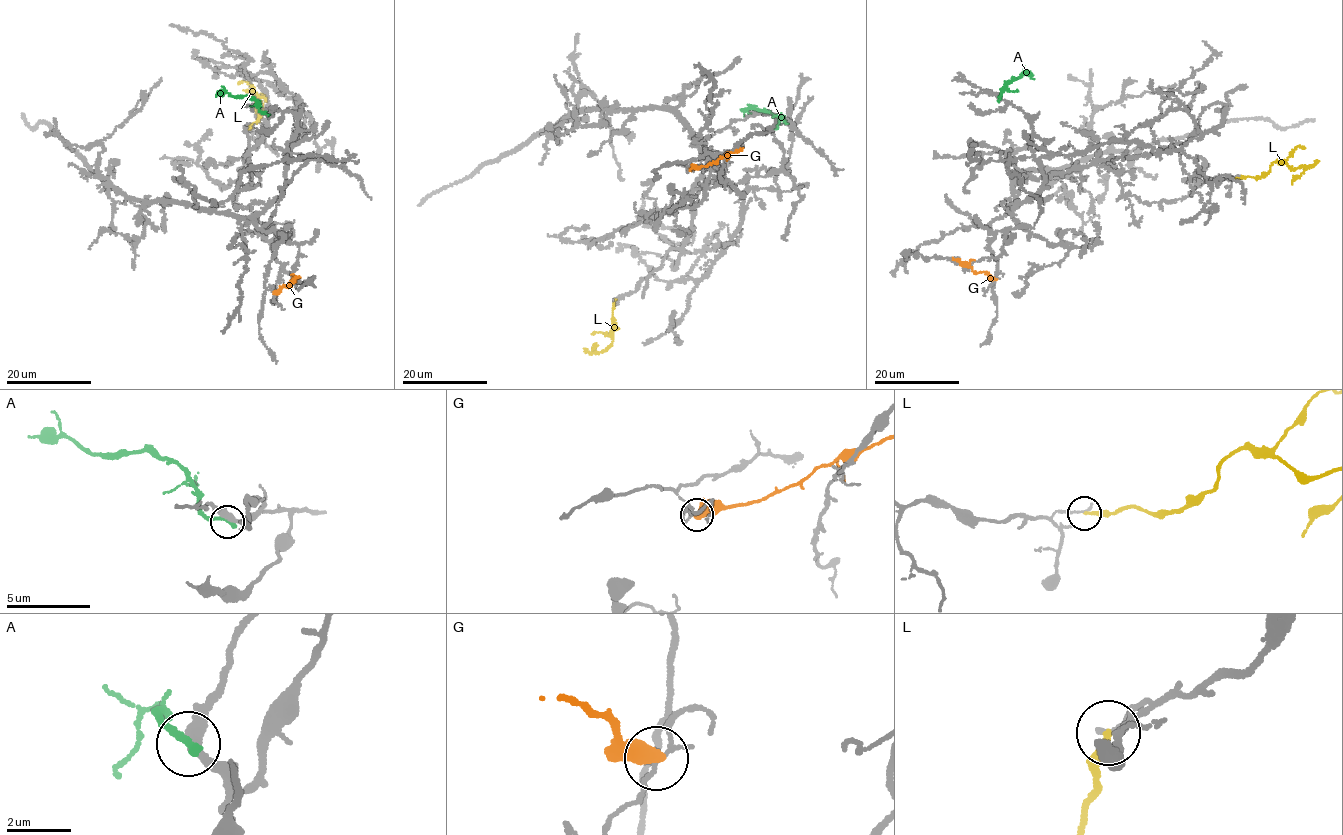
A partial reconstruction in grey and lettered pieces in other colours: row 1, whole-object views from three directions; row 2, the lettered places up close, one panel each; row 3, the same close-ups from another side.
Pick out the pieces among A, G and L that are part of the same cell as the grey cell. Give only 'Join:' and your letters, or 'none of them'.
Join: none of them

